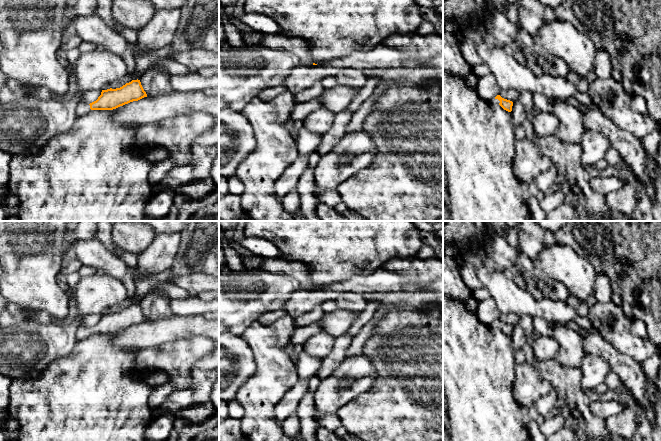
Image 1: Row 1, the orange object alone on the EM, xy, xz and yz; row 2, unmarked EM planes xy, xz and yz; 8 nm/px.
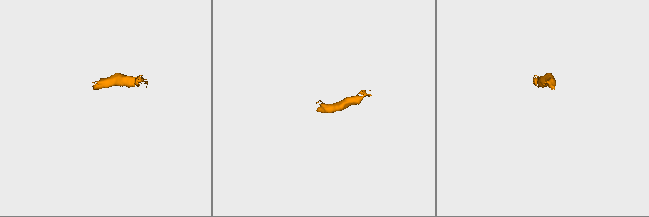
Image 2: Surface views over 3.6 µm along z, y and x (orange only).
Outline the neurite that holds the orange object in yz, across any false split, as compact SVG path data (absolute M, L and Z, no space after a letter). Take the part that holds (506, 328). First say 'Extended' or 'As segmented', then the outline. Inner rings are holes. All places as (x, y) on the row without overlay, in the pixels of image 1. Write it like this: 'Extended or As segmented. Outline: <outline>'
Extended. Outline: M497 319L494 323L491 324L492 328L500 329L504 334L511 336L513 326L507 323L502 322L500 319Z

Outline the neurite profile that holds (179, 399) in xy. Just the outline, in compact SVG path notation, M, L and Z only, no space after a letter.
M190 388L183 390L175 390L162 405L153 410L153 417L156 417L160 412L172 412L176 414L181 409L192 405L193 391Z

